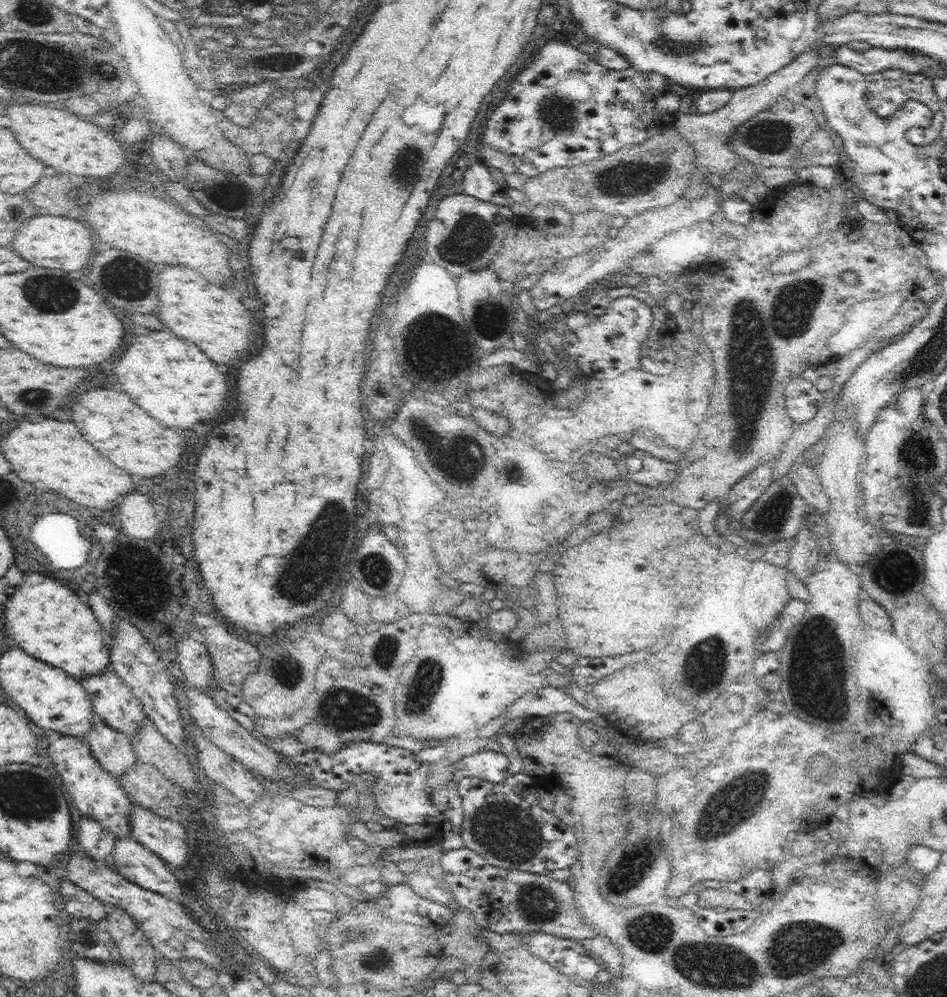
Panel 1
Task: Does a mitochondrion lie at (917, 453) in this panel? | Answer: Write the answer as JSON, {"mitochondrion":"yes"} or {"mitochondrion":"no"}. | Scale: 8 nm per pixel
{"mitochondrion":"yes"}

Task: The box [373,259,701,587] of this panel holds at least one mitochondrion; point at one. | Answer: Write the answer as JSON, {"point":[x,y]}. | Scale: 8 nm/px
{"point":[439,349]}

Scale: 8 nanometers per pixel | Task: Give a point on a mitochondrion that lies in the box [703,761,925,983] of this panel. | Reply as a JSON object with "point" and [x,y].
{"point":[800,948]}

